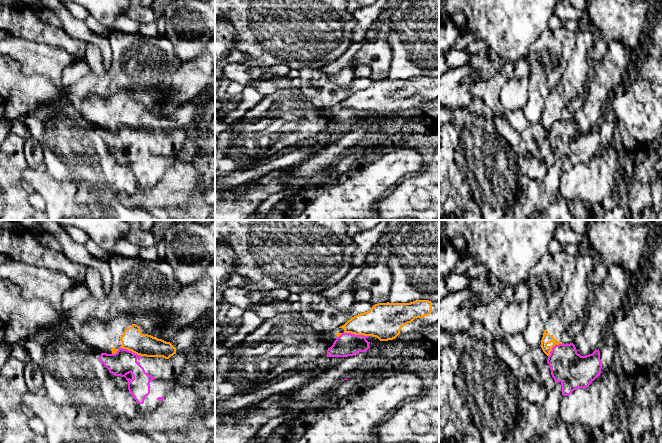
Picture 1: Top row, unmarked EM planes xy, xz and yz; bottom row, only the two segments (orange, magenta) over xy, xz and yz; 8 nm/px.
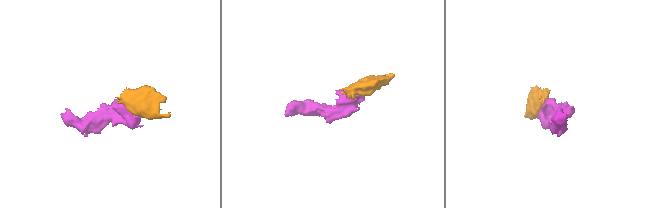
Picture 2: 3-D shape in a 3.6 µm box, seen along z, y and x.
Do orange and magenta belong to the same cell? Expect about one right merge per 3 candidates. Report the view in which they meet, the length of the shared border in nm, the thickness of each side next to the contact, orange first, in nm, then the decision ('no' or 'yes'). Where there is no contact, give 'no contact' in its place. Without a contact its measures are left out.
xz | 200 nm | 300/190 nm | no

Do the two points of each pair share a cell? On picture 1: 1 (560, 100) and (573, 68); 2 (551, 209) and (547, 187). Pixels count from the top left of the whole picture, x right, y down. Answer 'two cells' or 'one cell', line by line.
1: one cell
2: one cell

